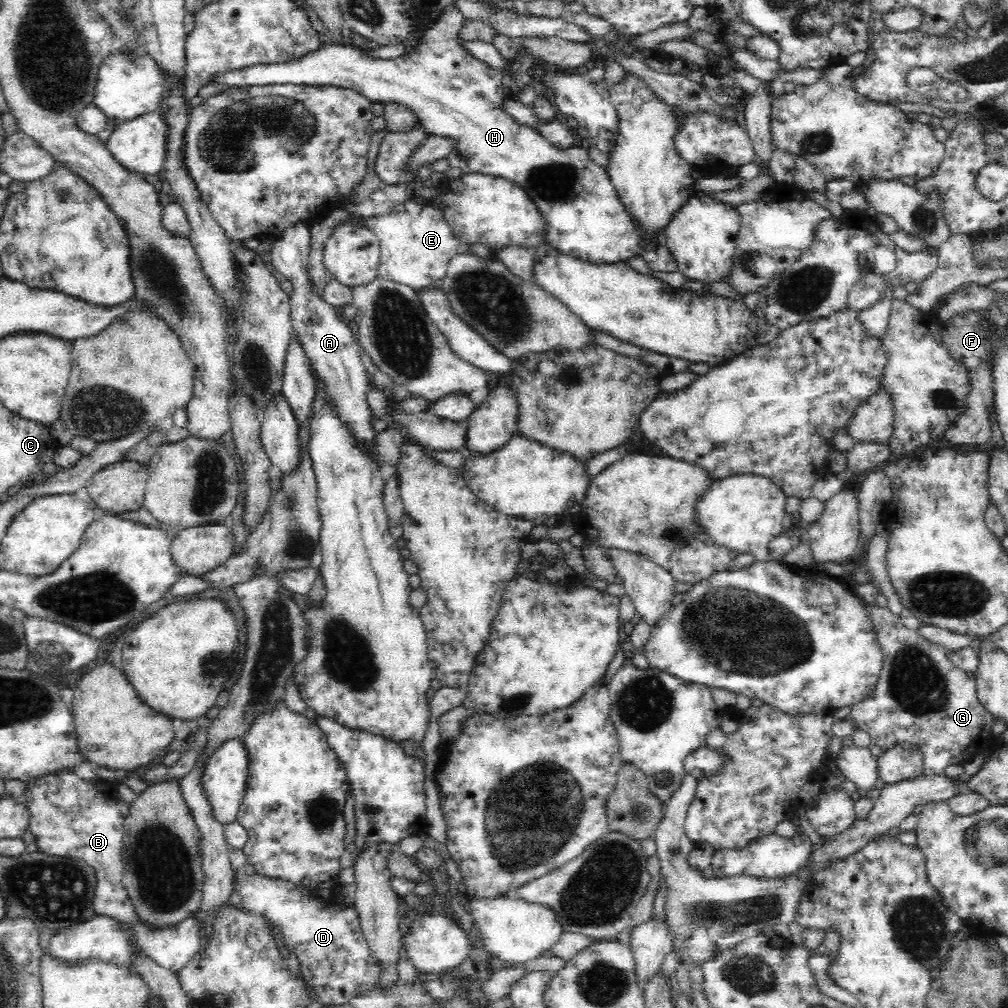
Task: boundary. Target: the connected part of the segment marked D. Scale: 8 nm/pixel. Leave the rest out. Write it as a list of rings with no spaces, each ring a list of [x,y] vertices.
[[[233,873],[231,885],[232,890],[241,898],[241,910],[263,918],[270,932],[276,934],[278,930],[282,934],[282,946],[288,950],[288,954],[294,954],[294,958],[300,964],[298,977],[307,988],[310,1003],[317,1001],[327,1006],[340,1006],[350,1002],[352,998],[374,990],[373,984],[379,968],[369,953],[366,939],[360,930],[359,918],[356,918],[356,912],[352,908],[346,908],[346,912],[336,914],[328,912],[326,908],[316,906],[316,898],[308,894],[308,887],[258,873],[253,875]]]

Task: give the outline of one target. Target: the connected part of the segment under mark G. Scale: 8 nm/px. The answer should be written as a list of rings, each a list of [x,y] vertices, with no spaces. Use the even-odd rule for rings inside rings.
[[[859,599],[863,603],[863,607],[866,609],[868,616],[873,622],[873,628],[876,631],[877,641],[882,647],[883,654],[883,666],[876,683],[876,688],[872,691],[872,694],[862,702],[851,706],[851,714],[848,719],[853,720],[854,724],[858,726],[858,729],[864,730],[871,738],[871,744],[875,744],[884,752],[889,750],[898,742],[911,742],[922,750],[923,755],[923,772],[924,775],[944,774],[944,770],[949,765],[962,765],[969,762],[974,756],[982,752],[986,746],[988,746],[988,740],[992,733],[993,723],[996,721],[995,717],[986,709],[983,702],[980,702],[978,693],[976,692],[975,673],[969,673],[962,669],[956,668],[953,662],[949,659],[949,651],[942,648],[940,645],[931,643],[928,639],[925,639],[920,633],[918,628],[909,629],[908,626],[902,623],[899,615],[893,614],[888,607],[876,607],[872,604],[866,604],[864,600]]]

